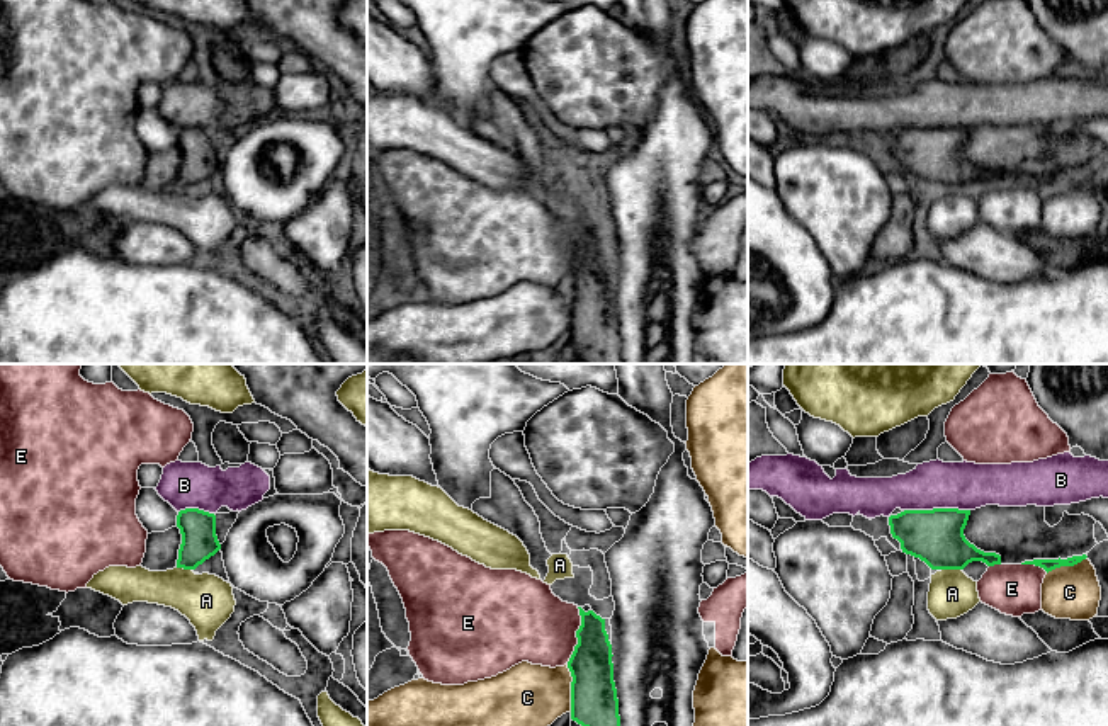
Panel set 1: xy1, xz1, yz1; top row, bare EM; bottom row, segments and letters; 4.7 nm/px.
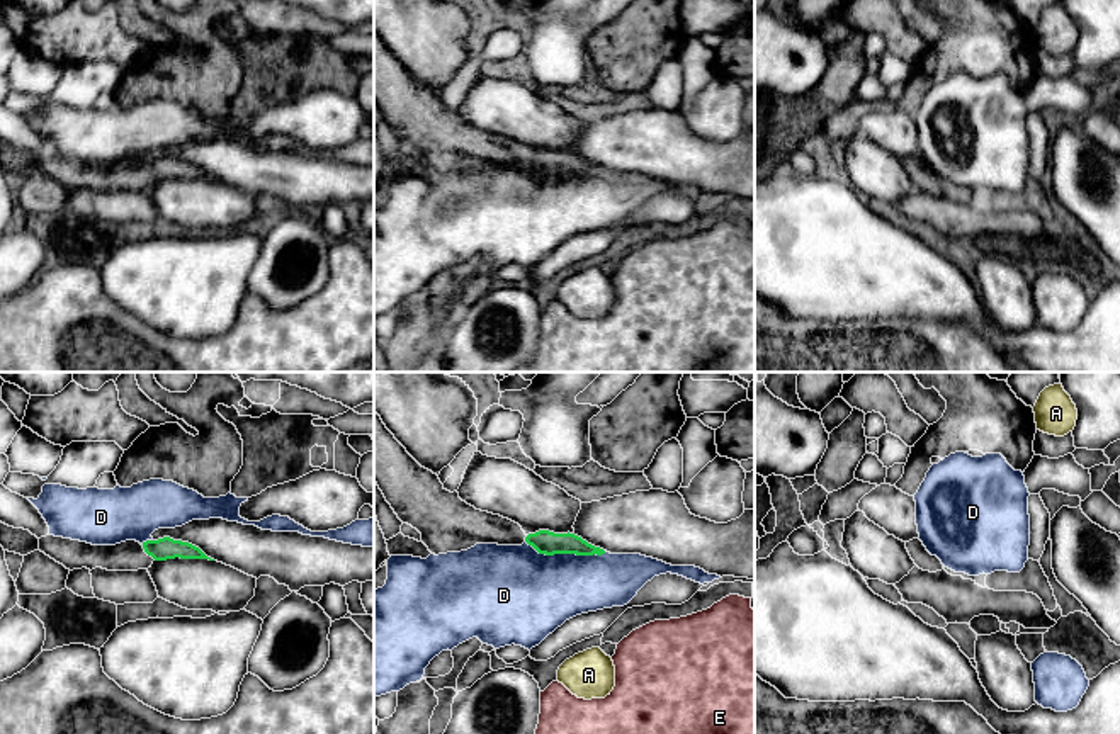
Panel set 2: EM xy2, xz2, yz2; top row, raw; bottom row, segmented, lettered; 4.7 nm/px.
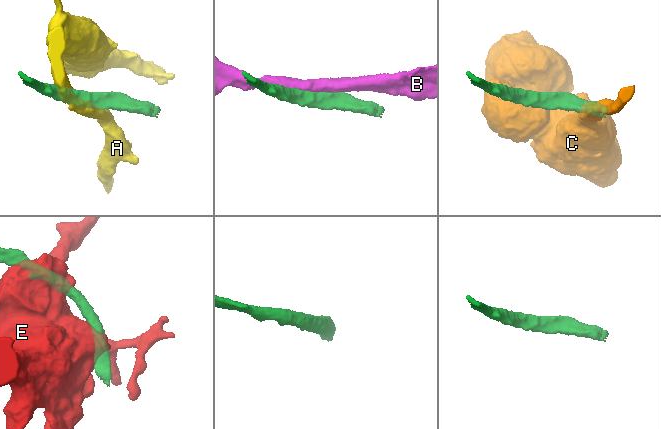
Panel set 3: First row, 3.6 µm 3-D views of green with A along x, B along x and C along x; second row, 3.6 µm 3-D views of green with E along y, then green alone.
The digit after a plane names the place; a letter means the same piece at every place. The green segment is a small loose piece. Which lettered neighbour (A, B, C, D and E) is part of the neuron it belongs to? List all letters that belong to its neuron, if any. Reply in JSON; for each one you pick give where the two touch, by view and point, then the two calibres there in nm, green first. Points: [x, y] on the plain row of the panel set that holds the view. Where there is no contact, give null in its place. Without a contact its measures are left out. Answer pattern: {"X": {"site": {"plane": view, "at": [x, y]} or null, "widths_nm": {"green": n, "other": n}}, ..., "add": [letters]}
{"add": []}

